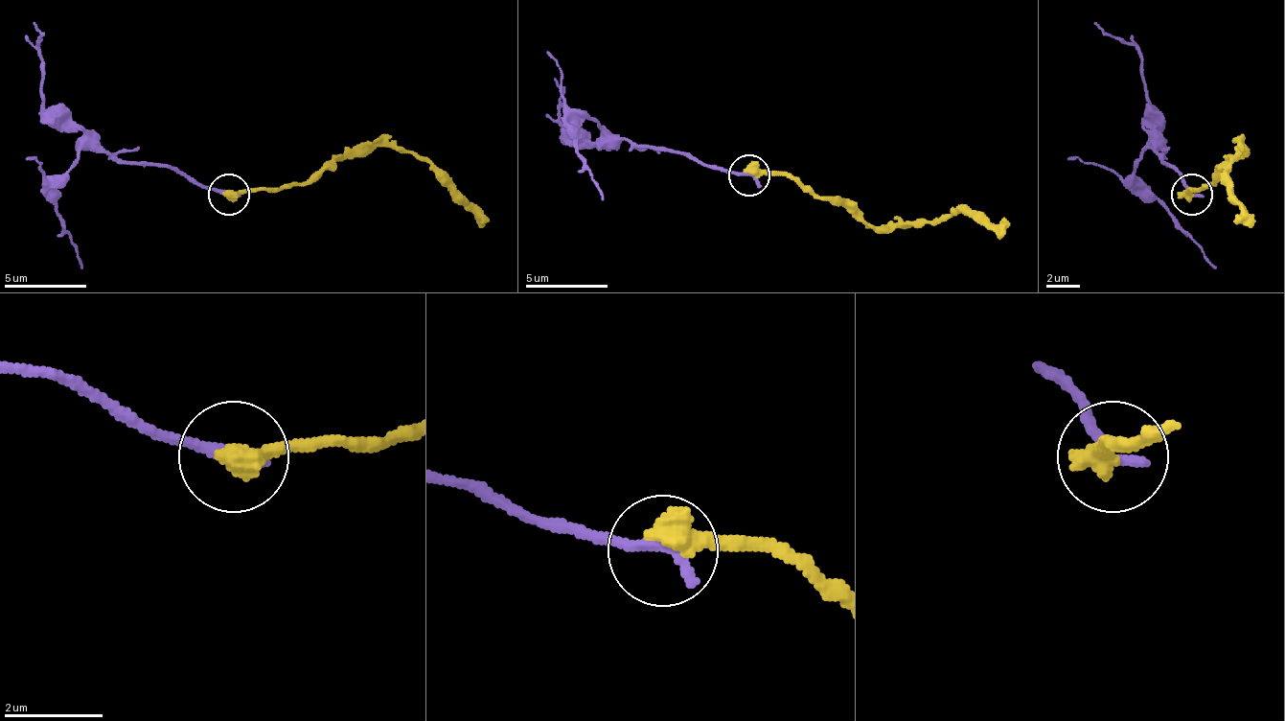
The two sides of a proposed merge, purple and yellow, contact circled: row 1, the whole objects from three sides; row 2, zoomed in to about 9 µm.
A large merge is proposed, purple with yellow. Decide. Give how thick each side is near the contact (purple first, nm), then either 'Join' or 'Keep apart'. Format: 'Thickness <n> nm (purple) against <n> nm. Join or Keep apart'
Thickness 300 nm (purple) against 550 nm. Keep apart

